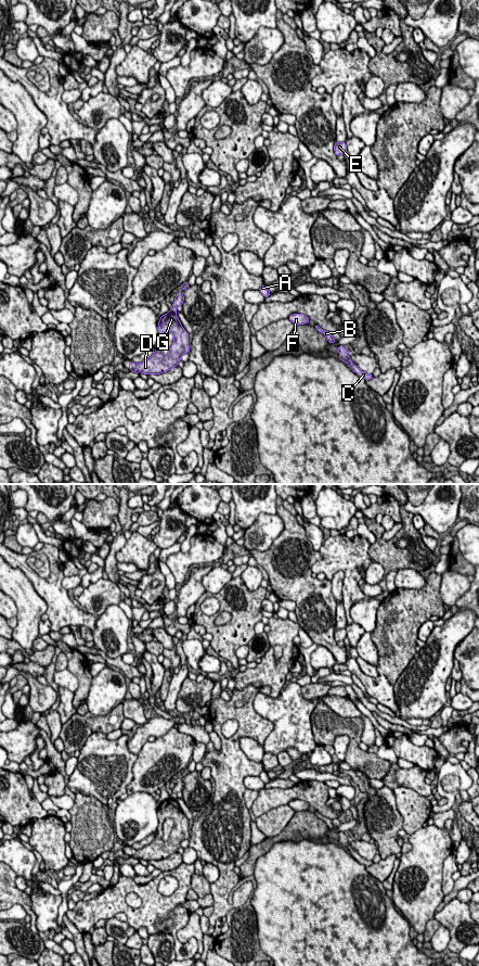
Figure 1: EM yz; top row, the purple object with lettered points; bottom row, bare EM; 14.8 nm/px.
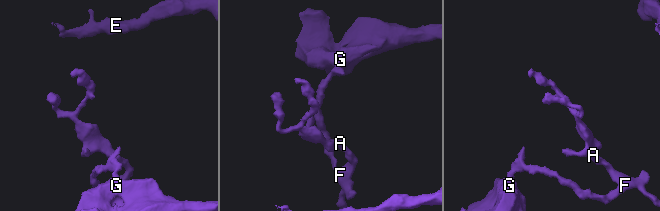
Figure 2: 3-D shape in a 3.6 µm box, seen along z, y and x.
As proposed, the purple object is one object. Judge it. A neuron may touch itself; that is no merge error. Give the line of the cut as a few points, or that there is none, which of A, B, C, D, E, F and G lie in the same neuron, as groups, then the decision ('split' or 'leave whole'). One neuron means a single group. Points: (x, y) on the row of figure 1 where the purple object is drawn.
yz (170, 310), (175, 313) | A B C E F / D G | split

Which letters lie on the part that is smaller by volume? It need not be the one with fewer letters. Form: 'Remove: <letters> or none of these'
Remove: A, B, C, E, F

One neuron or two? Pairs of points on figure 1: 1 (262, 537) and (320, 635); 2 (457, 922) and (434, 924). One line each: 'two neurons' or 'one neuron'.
1: two neurons
2: two neurons

